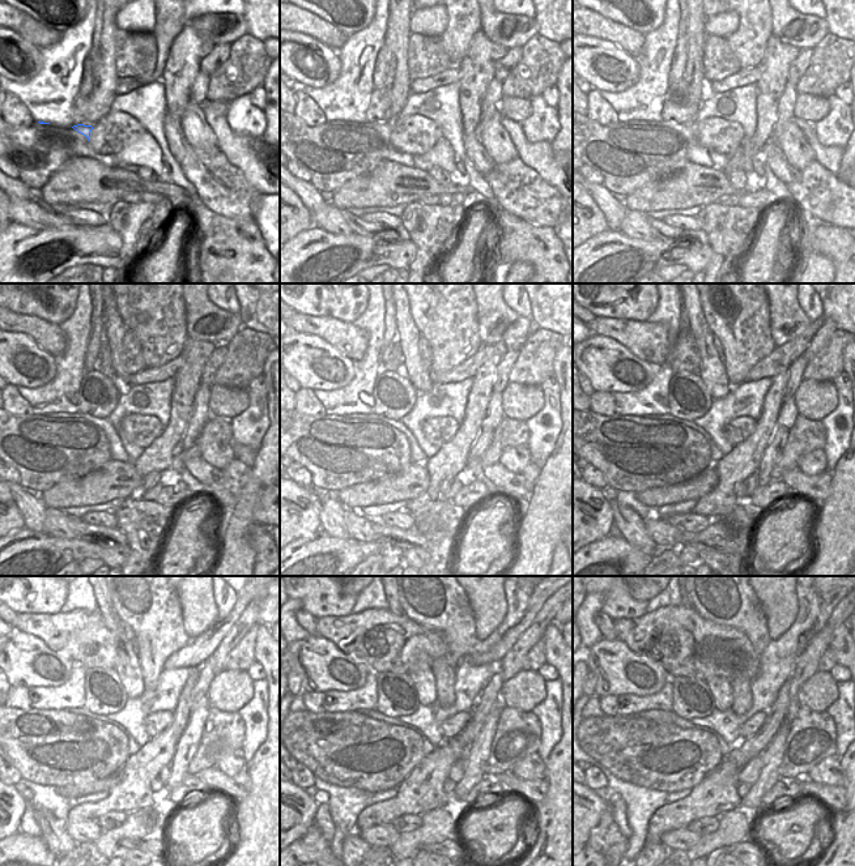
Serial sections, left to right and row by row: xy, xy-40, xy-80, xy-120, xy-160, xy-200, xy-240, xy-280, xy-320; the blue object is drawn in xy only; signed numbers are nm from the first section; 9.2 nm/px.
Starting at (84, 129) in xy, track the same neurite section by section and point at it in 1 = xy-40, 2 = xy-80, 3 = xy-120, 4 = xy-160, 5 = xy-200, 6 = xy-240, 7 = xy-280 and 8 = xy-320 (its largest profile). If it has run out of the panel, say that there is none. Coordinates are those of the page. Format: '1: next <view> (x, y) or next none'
1: next xy-40 (383, 128)
2: next xy-80 (685, 129)
3: next xy-120 (103, 423)
4: next xy-160 (399, 425)
5: next xy-200 (668, 417)
6: next xy-240 (79, 711)
7: next xy-280 (373, 713)
8: next xy-320 (666, 716)

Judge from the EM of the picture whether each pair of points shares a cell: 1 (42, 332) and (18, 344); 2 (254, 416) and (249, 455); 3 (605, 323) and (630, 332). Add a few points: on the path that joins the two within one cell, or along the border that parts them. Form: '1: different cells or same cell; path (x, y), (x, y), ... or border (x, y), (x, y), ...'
1: different cells; border (13, 331), (28, 335), (55, 357)
2: different cells; border (233, 439), (255, 452)
3: same cell; path (612, 325), (624, 331)

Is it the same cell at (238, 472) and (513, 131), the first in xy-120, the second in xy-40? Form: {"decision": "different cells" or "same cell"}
{"decision": "same cell"}

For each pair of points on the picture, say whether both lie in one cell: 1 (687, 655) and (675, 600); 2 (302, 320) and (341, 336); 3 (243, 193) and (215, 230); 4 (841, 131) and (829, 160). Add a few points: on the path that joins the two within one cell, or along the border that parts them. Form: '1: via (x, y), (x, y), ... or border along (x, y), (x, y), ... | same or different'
1: border along (683, 604), (663, 606), (646, 613) | different
2: via (311, 327), (332, 331) | same
3: border along (205, 205), (225, 217), (252, 220) | different
4: border along (813, 124), (816, 137), (822, 145), (841, 148) | different

